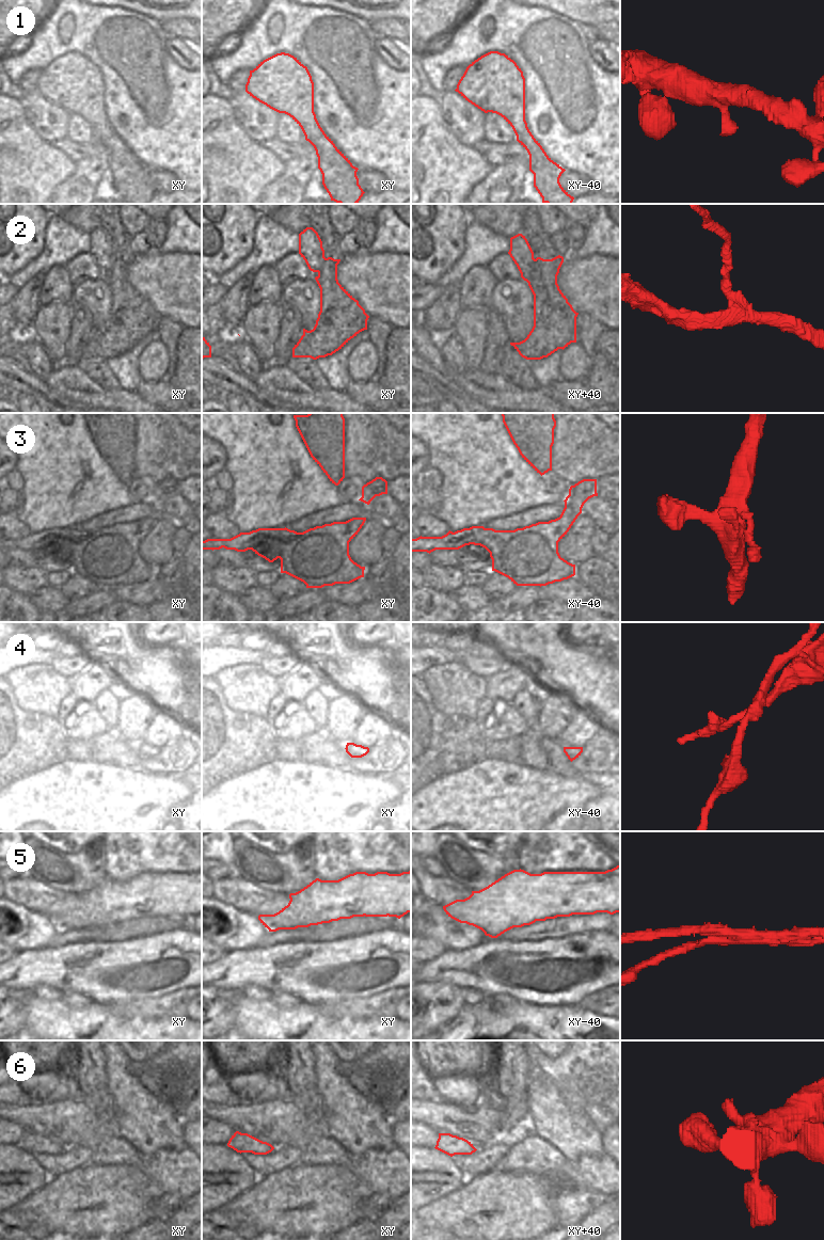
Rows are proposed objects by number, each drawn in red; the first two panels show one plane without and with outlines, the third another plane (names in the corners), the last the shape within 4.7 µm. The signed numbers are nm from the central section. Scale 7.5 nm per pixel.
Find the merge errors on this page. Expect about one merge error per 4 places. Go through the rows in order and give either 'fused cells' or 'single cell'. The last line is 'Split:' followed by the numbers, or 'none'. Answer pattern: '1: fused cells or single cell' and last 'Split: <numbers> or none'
1: single cell
2: fused cells
3: single cell
4: fused cells
5: fused cells
6: single cell
Split: 2, 4, 5

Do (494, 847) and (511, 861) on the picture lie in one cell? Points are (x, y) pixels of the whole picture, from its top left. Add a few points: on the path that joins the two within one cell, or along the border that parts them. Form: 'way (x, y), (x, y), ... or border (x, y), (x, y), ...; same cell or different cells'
border (517, 848), (495, 856), (478, 851); different cells

